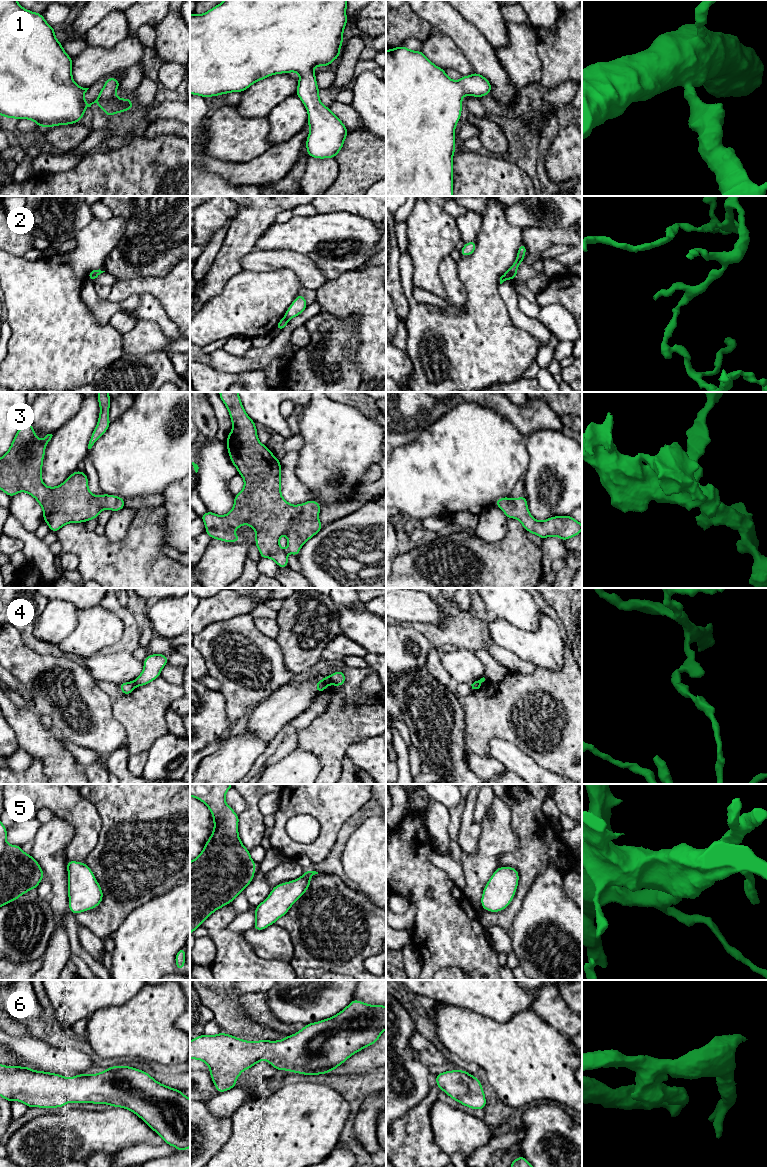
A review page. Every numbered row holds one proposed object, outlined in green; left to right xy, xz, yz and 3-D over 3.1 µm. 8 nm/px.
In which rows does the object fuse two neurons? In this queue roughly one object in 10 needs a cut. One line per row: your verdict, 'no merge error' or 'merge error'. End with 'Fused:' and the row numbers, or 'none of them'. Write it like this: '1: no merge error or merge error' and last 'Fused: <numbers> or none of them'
1: no merge error
2: merge error
3: no merge error
4: merge error
5: no merge error
6: no merge error
Fused: 2, 4

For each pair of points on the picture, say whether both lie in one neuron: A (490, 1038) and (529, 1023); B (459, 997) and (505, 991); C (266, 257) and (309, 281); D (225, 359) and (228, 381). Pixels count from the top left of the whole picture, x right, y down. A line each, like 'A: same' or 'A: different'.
A: same
B: same
C: same
D: different

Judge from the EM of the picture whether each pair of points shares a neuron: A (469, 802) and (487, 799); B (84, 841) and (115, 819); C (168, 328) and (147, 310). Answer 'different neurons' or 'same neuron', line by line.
A: different neurons
B: different neurons
C: same neuron

